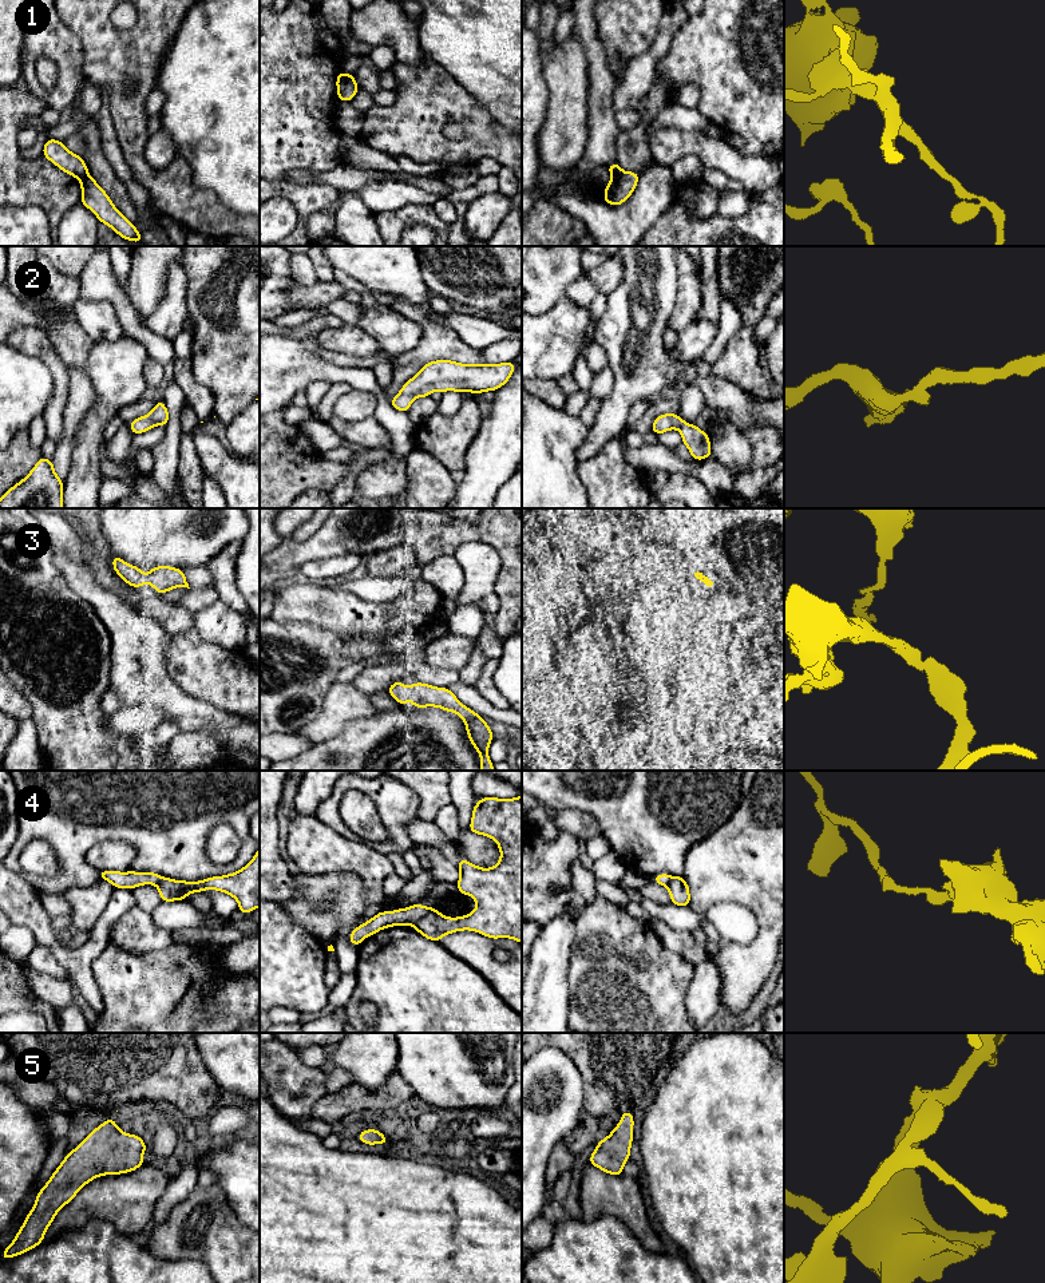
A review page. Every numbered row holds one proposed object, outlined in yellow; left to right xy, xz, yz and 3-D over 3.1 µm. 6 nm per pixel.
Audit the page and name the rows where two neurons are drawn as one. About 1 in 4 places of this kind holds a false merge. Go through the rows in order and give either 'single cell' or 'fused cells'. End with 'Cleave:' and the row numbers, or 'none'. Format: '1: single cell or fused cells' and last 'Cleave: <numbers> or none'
1: fused cells
2: single cell
3: single cell
4: fused cells
5: single cell
Cleave: 1, 4

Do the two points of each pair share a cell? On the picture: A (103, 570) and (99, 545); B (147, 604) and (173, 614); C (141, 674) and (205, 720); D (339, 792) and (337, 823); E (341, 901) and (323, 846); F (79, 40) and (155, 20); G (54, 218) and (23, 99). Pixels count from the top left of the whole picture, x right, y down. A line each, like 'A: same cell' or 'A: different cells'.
A: same cell
B: same cell
C: same cell
D: same cell
E: different cells
F: same cell
G: same cell

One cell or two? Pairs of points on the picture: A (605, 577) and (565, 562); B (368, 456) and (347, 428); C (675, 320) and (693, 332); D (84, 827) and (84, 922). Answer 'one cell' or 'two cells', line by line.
A: two cells
B: two cells
C: two cells
D: two cells

